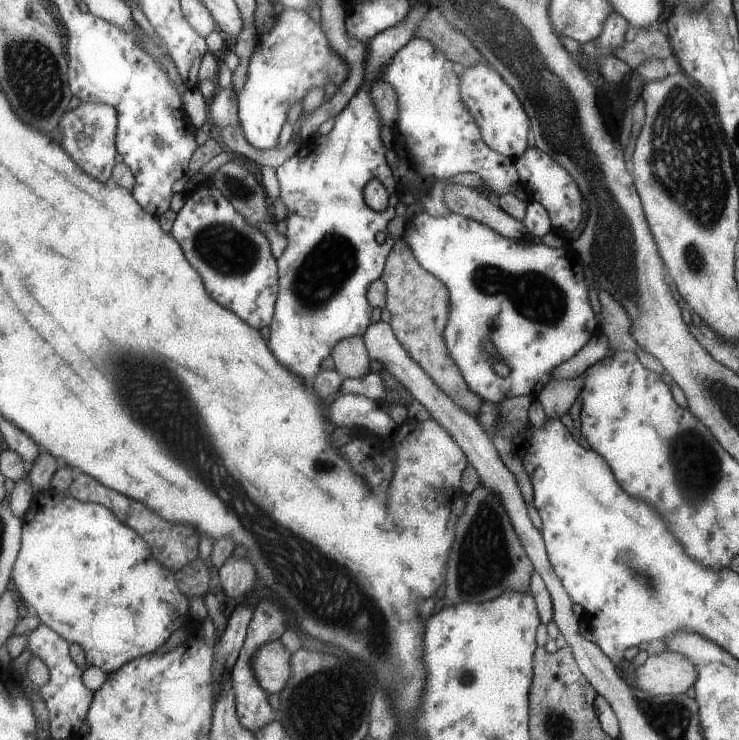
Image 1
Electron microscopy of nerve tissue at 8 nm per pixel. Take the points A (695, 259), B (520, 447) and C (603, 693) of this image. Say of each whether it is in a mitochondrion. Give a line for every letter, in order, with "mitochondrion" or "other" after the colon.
A: mitochondrion
B: other
C: other

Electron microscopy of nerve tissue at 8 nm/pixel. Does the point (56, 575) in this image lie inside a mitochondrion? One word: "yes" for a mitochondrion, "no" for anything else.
no

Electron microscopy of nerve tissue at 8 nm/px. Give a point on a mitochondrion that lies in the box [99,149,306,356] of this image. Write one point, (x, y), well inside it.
(230, 252)

